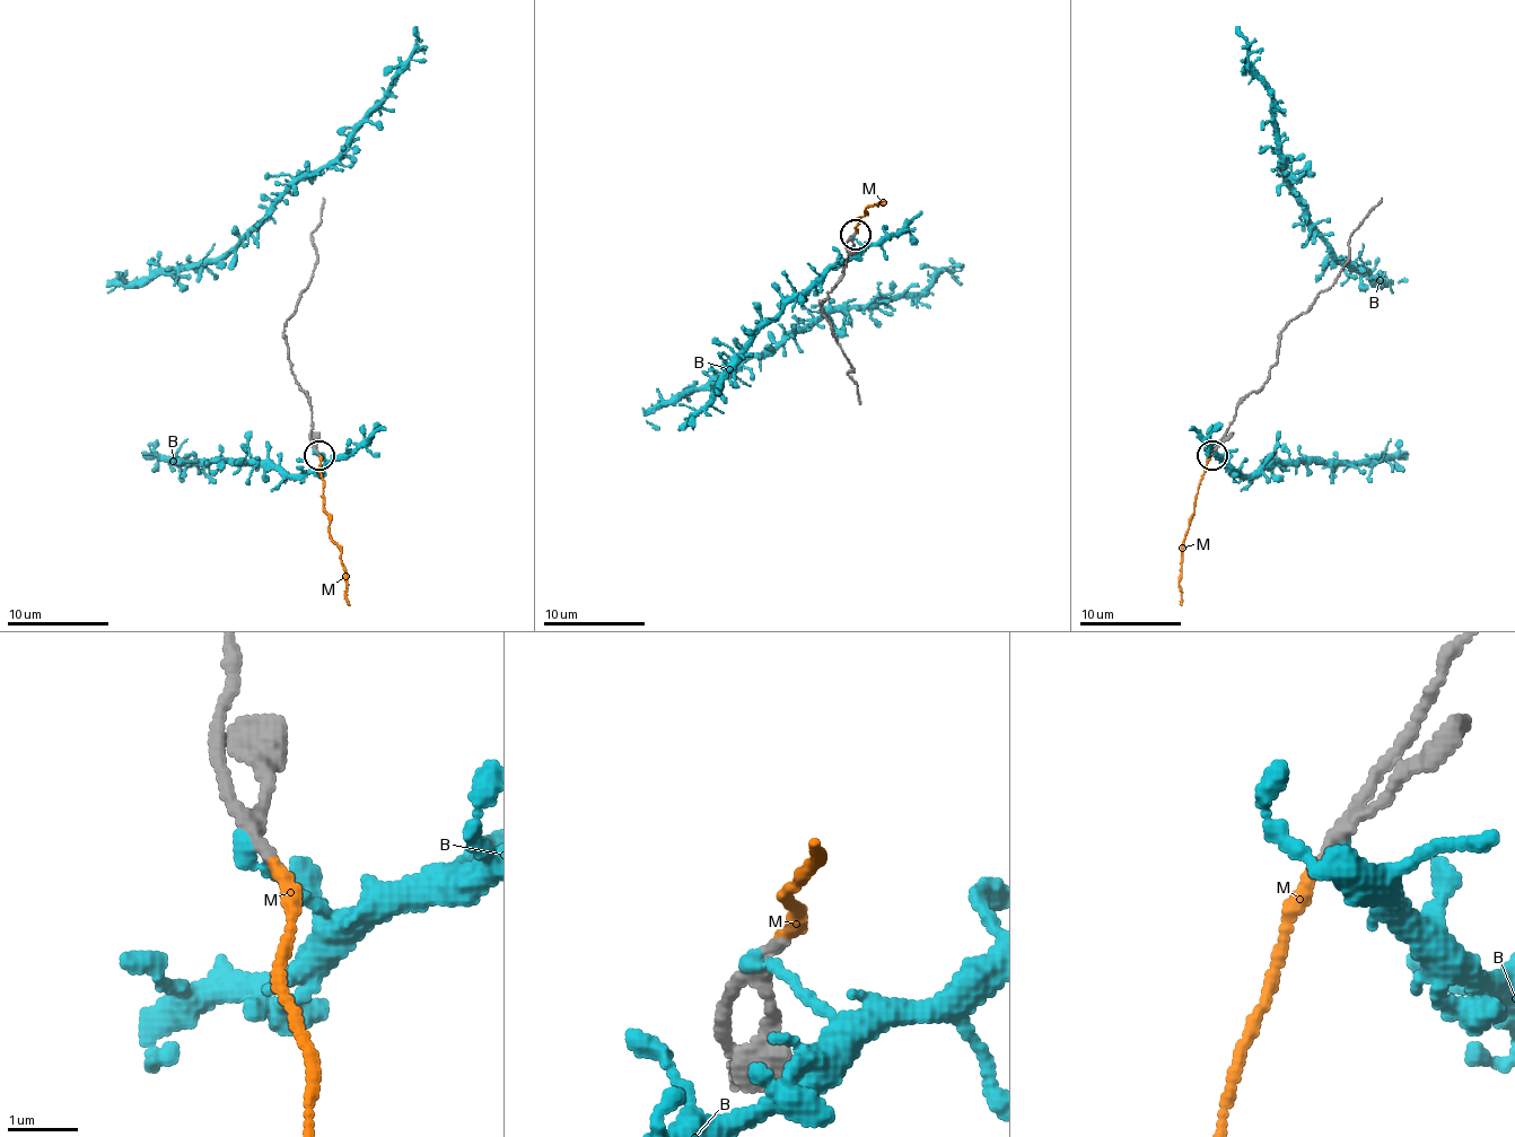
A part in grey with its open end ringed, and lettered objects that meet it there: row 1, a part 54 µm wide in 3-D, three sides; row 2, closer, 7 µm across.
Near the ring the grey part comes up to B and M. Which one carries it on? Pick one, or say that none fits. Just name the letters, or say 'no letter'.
no letter

